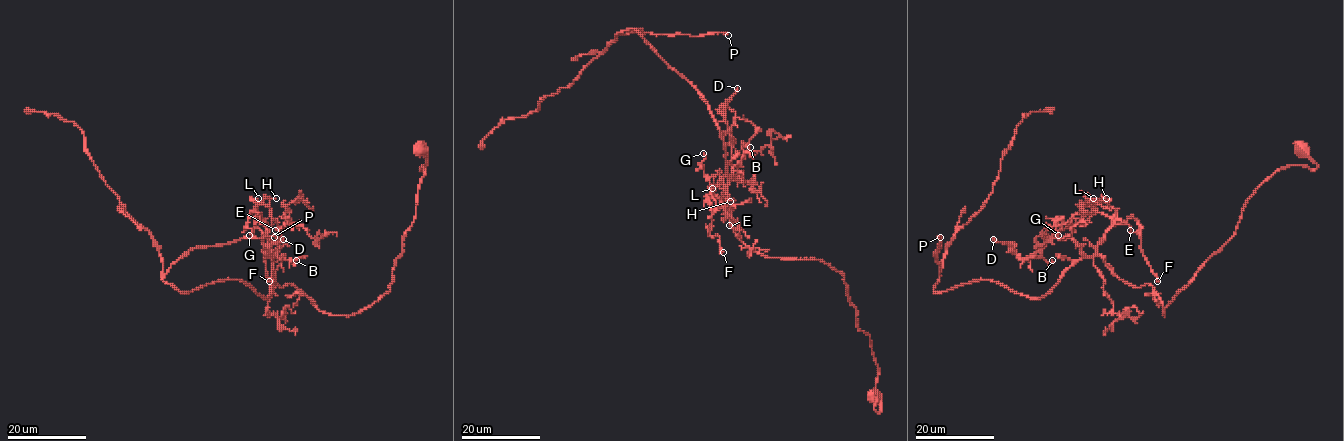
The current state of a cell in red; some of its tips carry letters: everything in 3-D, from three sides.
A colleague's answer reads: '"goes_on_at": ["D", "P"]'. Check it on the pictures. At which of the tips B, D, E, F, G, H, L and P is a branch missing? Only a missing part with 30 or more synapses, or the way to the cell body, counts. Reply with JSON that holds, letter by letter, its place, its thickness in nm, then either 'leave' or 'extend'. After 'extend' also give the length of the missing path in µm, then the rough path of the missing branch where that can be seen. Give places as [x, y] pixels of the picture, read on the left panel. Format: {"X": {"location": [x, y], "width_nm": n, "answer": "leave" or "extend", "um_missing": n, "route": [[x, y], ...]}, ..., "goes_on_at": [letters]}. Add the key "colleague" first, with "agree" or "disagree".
{"colleague": "agree", "B": {"location": [296, 260], "width_nm": 120, "answer": "leave"}, "D": {"location": [283, 239], "width_nm": 180, "answer": "extend", "um_missing": 15, "route": [[283, 239], [298, 235], [277, 234]]}, "E": {"location": [275, 230], "width_nm": 180, "answer": "leave"}, "F": {"location": [269, 281], "width_nm": 220, "answer": "leave"}, "G": {"location": [249, 235], "width_nm": 120, "answer": "leave"}, "H": {"location": [276, 198], "width_nm": 140, "answer": "leave"}, "L": {"location": [258, 198], "width_nm": 160, "answer": "leave"}, "P": {"location": [274, 237], "width_nm": 240, "answer": "extend", "um_missing": 90}, "goes_on_at": ["D", "P"]}

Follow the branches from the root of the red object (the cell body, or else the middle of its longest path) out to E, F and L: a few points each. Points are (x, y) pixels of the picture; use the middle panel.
E: (873, 396), (879, 412), (878, 366), (844, 276), (820, 260), (752, 250), (730, 222), (725, 192), (729, 225)
F: (873, 396), (879, 412), (870, 337), (840, 272), (752, 250), (730, 222), (725, 192), (709, 231), (723, 252)
L: (873, 396), (879, 412), (878, 366), (844, 276), (752, 250), (725, 192), (711, 210), (712, 188)

